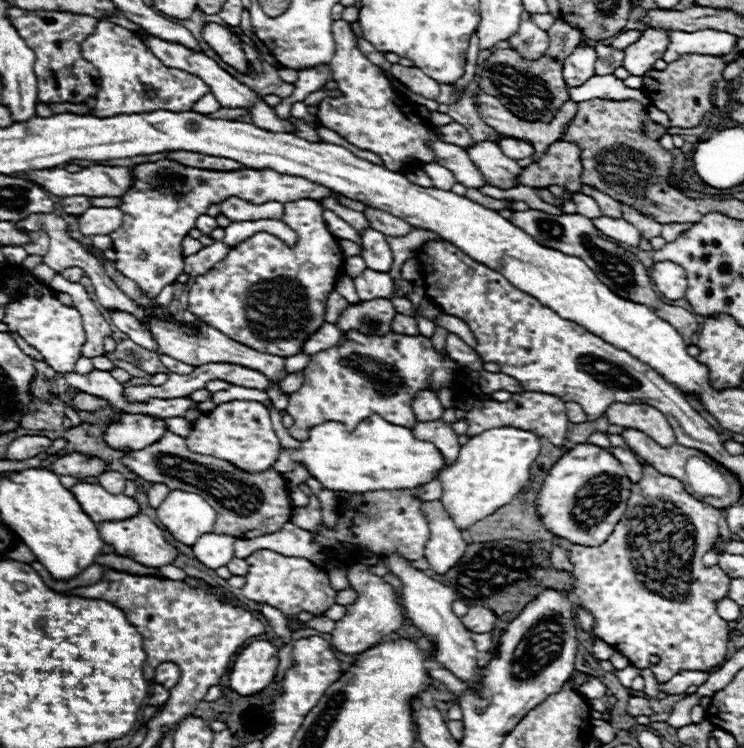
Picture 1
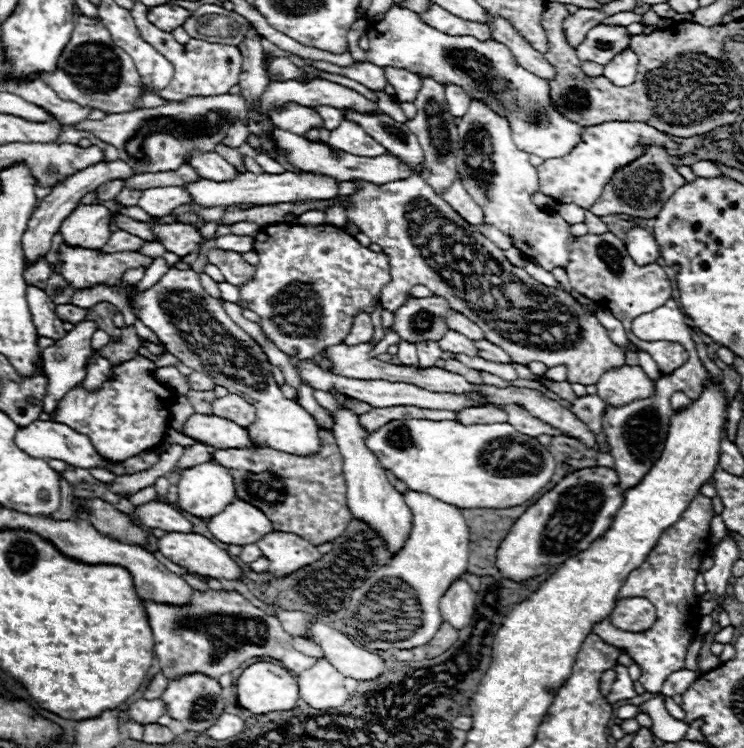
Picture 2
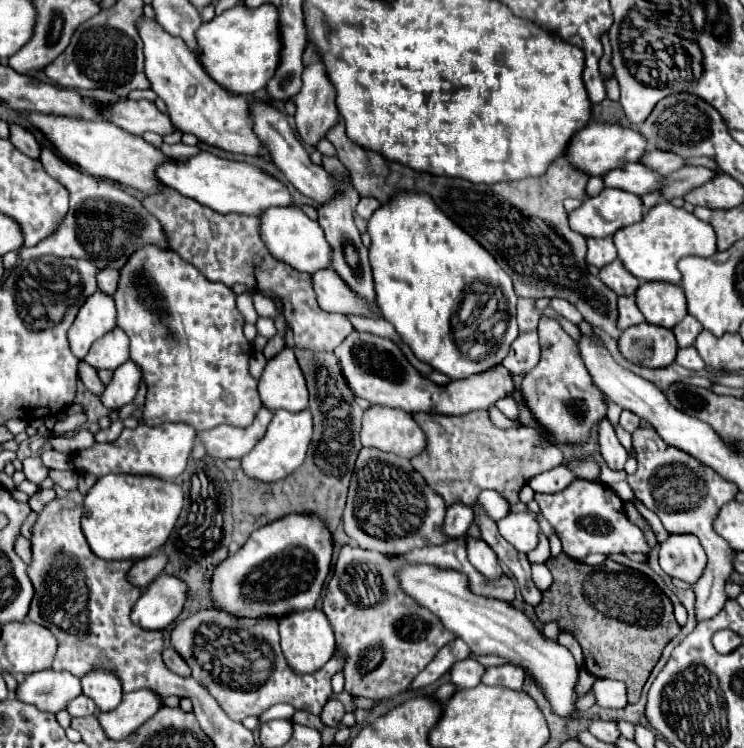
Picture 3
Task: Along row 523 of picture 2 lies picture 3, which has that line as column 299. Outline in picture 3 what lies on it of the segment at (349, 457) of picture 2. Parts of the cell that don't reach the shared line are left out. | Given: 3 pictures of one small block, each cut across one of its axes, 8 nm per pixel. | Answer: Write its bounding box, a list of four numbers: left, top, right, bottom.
[258,348,308,412]

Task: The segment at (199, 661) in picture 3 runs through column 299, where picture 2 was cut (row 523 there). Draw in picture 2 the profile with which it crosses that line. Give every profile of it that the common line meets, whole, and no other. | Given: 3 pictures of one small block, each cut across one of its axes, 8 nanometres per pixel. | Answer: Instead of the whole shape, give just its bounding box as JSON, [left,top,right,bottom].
[592,494,712,694]

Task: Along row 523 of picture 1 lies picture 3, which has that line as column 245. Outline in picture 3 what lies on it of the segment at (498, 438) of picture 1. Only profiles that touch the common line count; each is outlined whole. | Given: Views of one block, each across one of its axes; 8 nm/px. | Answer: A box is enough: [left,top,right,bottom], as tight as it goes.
[242,410,312,484]

